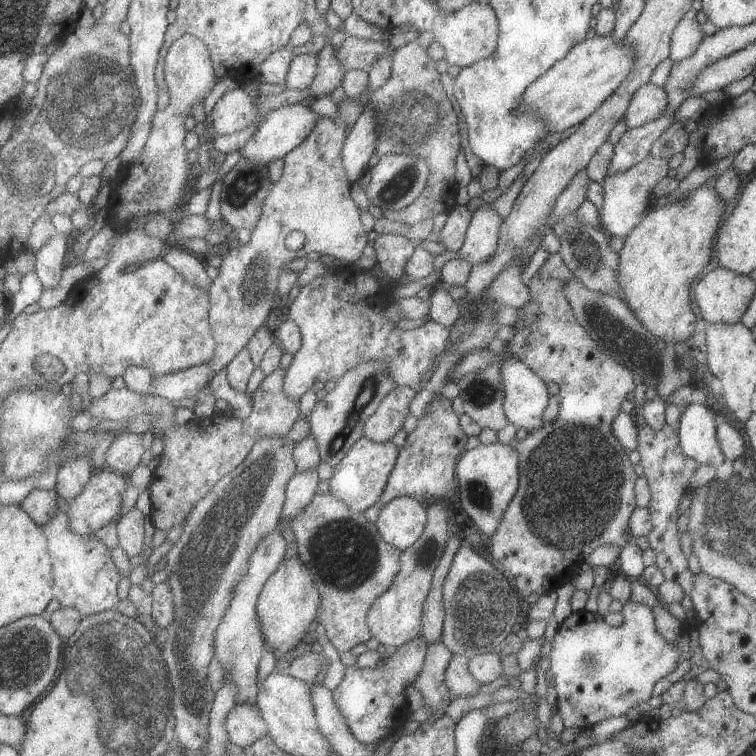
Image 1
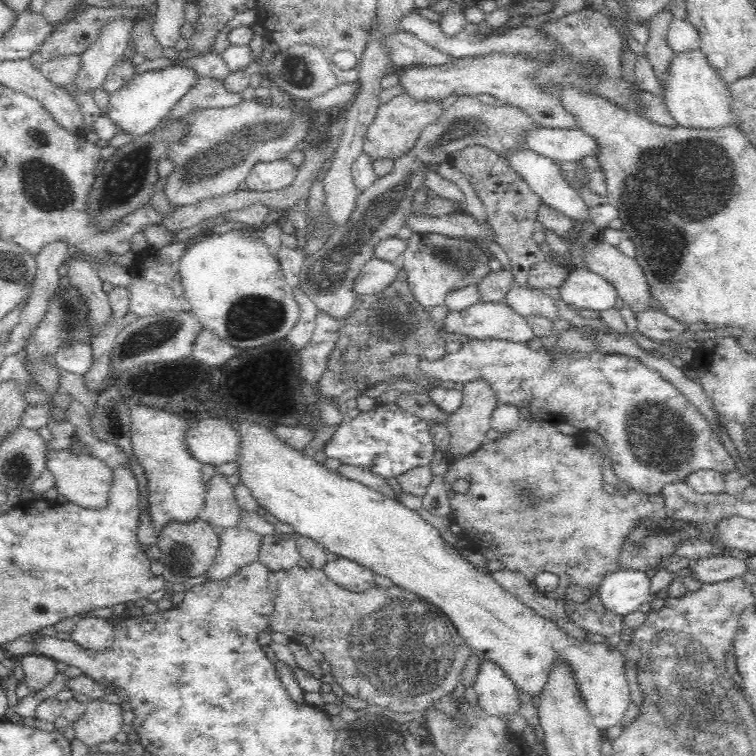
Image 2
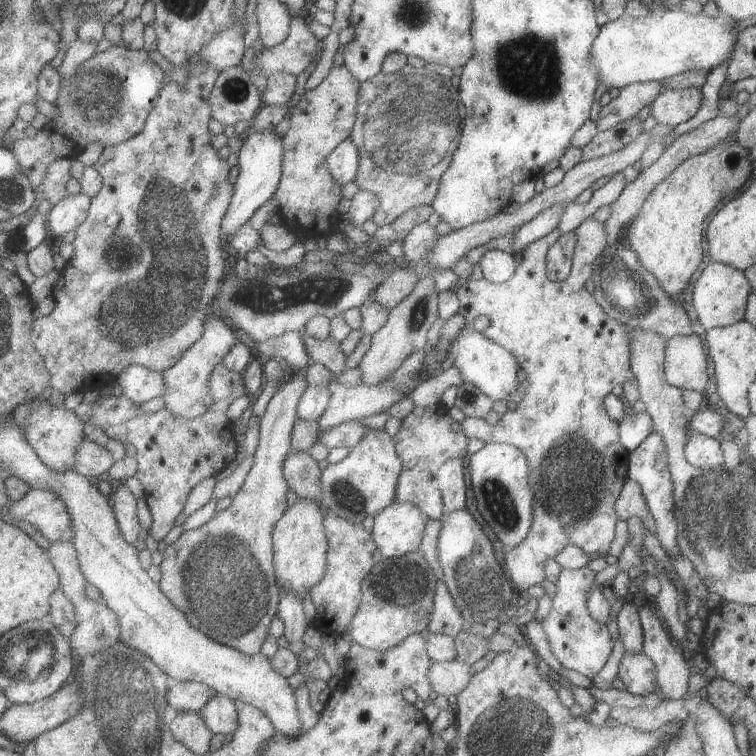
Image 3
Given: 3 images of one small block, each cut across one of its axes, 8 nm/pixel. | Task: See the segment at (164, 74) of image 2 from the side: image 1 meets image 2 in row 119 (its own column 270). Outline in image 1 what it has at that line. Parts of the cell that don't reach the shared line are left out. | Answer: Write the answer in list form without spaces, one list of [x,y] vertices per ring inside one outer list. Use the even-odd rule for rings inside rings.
[[[301,103],[272,110],[267,116],[264,116],[263,123],[241,149],[241,158],[245,158],[249,162],[259,162],[259,164],[271,164],[273,160],[283,159],[289,151],[297,148],[299,144],[309,138],[309,134],[319,124],[319,120],[321,120],[321,116],[317,115],[309,106],[303,106]]]

